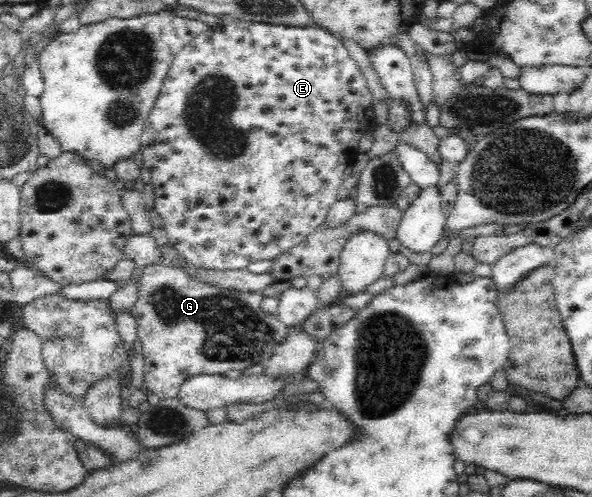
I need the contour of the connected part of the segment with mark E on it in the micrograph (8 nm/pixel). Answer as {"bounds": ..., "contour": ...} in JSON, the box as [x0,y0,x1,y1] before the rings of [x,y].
{"bounds":[140,19,375,271],"contour":[[[229,19],[225,24],[210,27],[193,37],[174,55],[140,139],[143,163],[151,174],[149,183],[154,190],[154,211],[163,220],[163,229],[172,248],[190,266],[226,271],[247,268],[255,261],[273,260],[288,253],[295,245],[303,244],[326,221],[331,205],[337,201],[343,173],[358,153],[357,143],[375,125],[374,104],[375,99],[357,62],[351,59],[339,38],[319,25],[289,27]]]}

